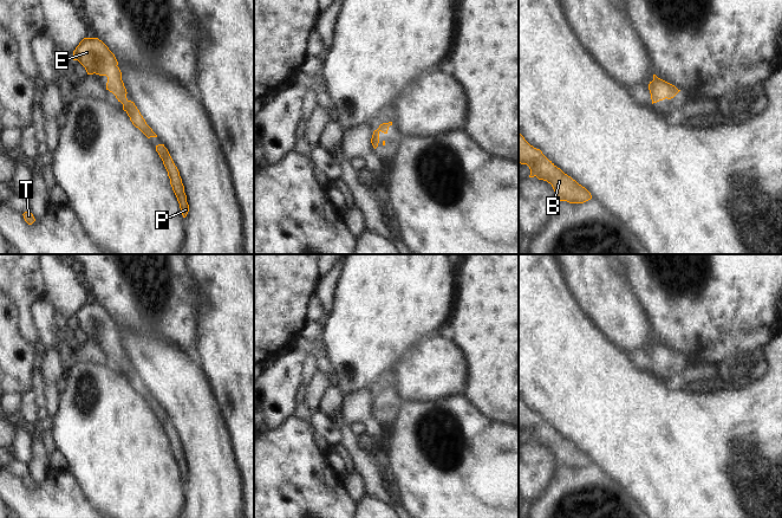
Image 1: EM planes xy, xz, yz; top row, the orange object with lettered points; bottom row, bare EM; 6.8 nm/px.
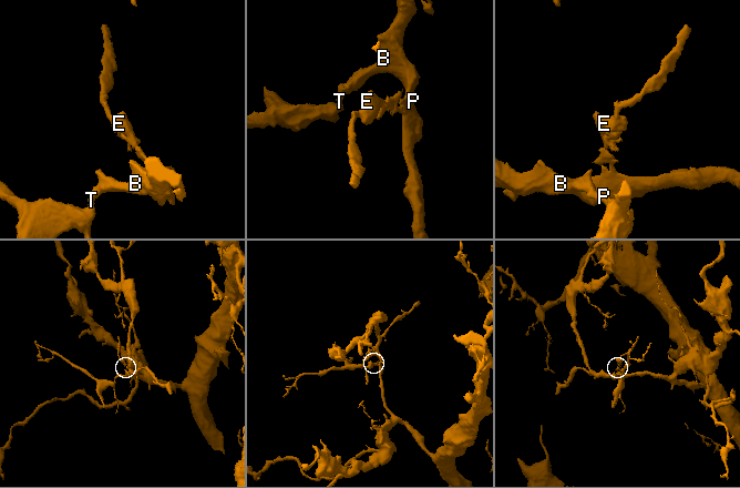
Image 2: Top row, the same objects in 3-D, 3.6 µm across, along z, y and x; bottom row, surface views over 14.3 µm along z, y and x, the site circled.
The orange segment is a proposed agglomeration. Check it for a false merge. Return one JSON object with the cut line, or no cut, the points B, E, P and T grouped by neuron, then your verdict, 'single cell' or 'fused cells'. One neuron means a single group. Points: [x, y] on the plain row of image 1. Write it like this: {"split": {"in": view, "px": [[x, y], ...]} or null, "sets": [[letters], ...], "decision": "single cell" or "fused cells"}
{"split": null, "sets": [["B", "E", "P", "T"]], "decision": "single cell"}

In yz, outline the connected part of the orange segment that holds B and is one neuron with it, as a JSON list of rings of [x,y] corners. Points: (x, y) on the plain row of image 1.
[[[520,397],[519,427],[529,432],[529,442],[536,441],[552,449],[556,466],[584,468],[592,464],[591,458],[585,452],[558,433],[540,414],[530,410]]]

